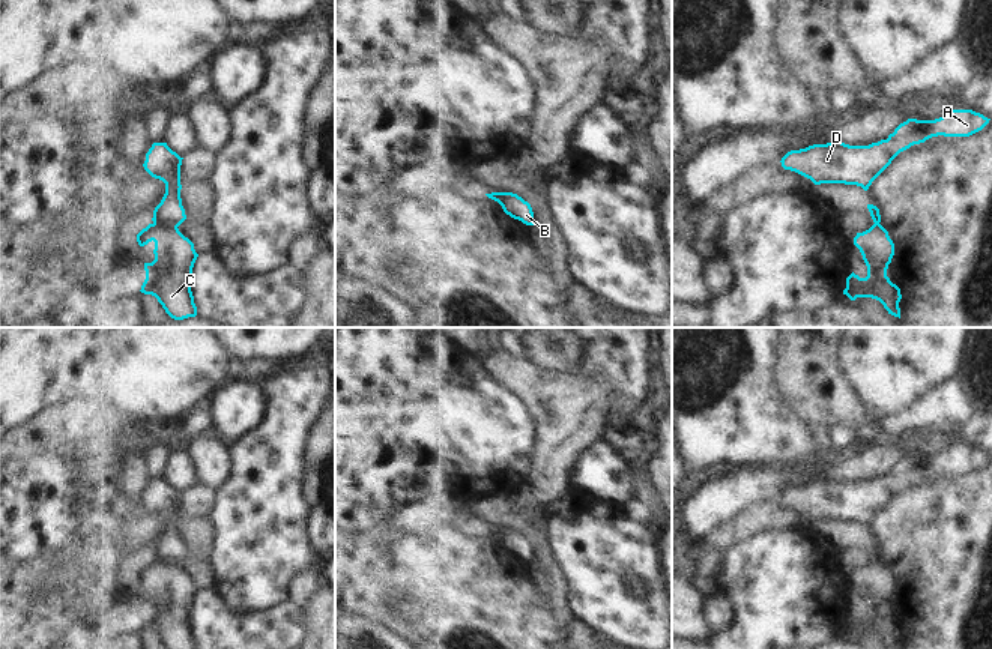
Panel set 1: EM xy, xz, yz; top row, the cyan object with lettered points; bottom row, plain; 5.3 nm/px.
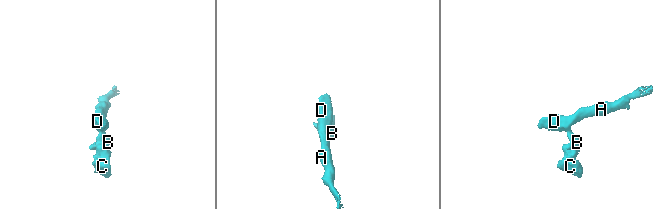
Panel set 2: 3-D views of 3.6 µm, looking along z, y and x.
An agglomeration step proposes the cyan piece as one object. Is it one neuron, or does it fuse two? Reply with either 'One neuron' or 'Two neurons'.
Two neurons.

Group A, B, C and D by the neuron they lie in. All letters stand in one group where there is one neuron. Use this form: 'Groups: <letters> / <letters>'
Groups: A B D / C.

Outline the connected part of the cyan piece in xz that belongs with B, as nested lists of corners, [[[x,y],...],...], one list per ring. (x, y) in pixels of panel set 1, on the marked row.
[[[499,192],[496,197],[504,212],[526,225],[534,225],[534,212],[528,201],[513,192]]]

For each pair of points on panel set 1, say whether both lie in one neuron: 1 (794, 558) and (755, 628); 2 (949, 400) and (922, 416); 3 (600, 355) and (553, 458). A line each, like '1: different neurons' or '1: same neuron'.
1: same neuron
2: same neuron
3: different neurons

